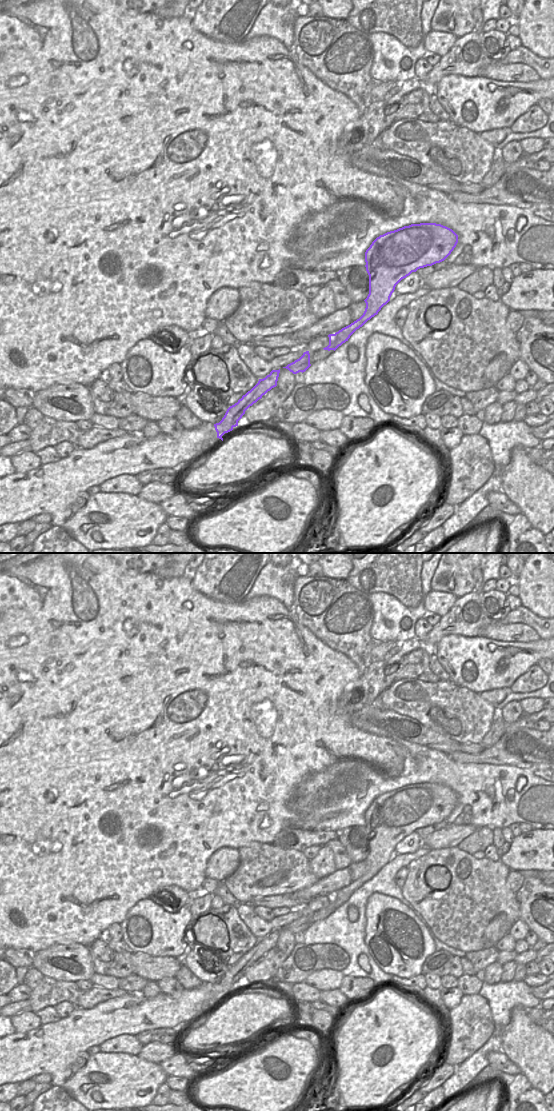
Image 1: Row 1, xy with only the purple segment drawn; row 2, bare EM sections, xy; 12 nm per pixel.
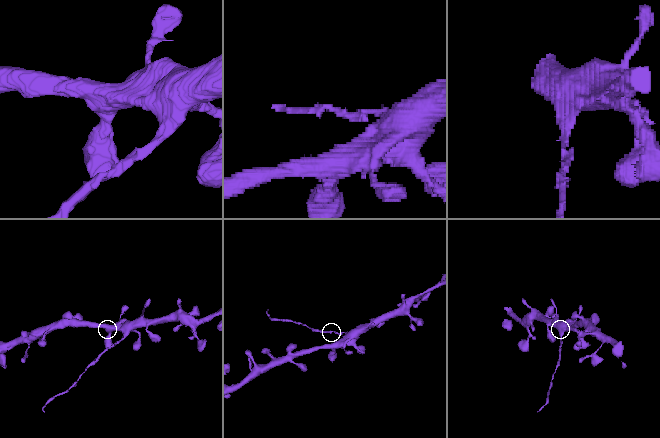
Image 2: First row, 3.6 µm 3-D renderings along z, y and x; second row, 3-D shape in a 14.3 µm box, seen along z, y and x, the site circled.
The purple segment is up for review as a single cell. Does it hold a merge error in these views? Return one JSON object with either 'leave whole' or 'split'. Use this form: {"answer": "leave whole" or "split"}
{"answer": "split"}

